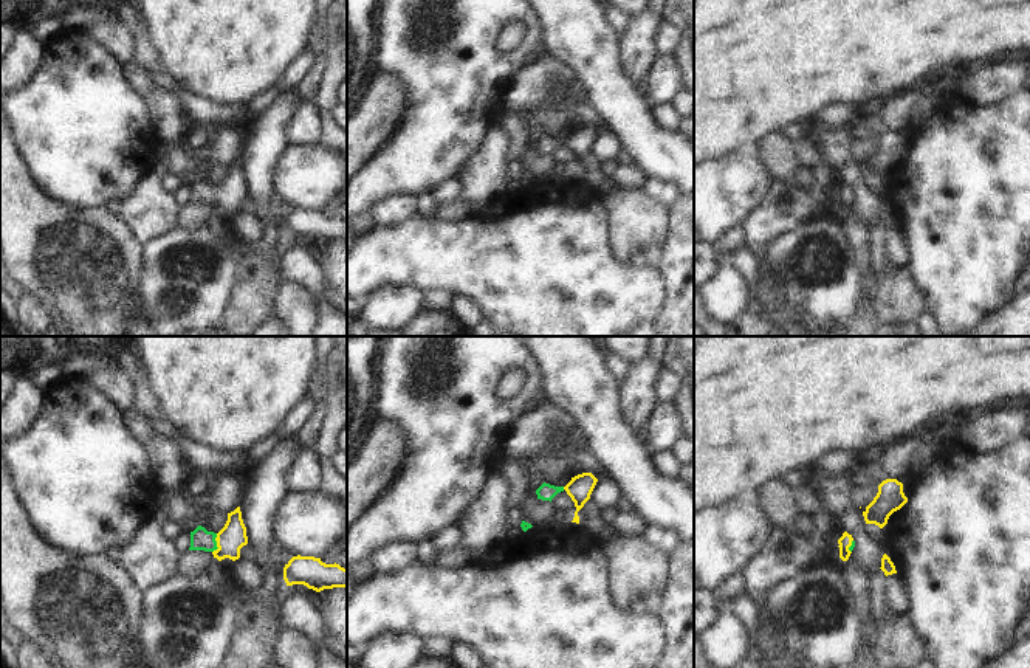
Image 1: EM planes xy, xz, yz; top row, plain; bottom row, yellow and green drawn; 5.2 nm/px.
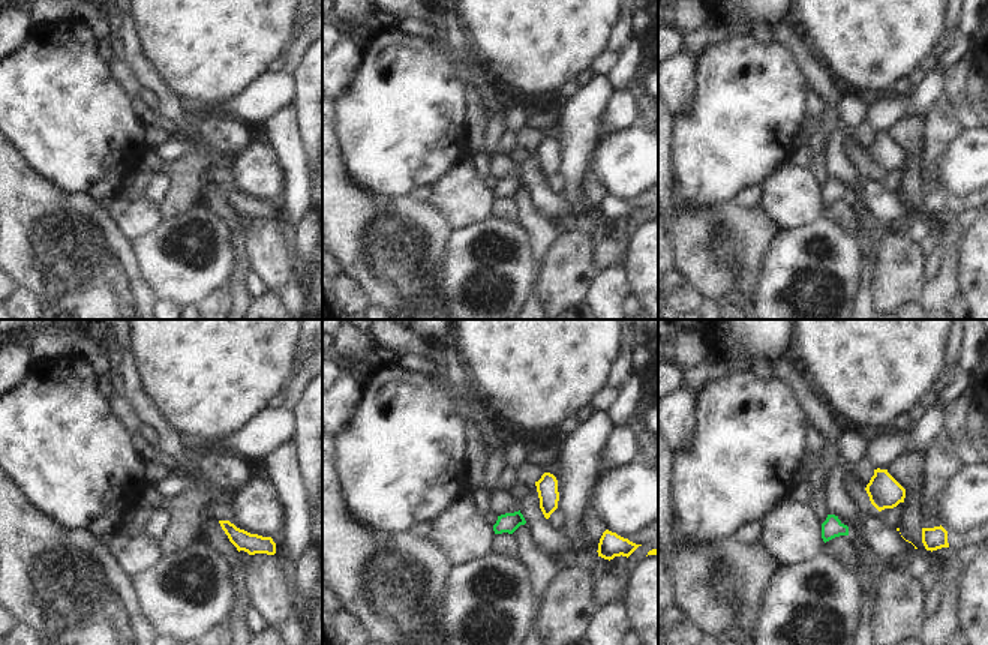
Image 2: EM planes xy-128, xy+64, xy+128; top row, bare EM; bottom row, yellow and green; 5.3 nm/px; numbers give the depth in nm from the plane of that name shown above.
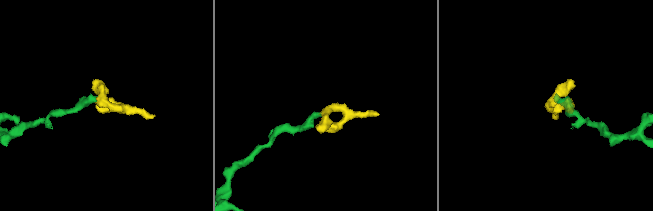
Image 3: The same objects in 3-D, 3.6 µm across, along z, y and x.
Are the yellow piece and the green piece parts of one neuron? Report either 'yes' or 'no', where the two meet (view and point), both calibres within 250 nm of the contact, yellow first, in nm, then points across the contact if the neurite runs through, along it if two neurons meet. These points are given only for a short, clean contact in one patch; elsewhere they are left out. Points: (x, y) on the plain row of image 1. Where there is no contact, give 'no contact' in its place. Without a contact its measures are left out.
yes; meets yellow in xy at (217, 196); 150 nm thick on the yellow side, 110 nm on the other; runs through xy (231, 191), (226, 196), (217, 196), (200, 191)

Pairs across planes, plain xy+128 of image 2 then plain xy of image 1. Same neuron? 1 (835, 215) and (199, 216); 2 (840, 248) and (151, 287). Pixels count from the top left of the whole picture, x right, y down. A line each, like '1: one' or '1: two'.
1: one
2: one

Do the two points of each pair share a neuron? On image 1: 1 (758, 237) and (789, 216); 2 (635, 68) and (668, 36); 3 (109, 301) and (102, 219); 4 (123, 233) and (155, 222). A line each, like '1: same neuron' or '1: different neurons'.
1: same neuron
2: different neurons
3: same neuron
4: different neurons

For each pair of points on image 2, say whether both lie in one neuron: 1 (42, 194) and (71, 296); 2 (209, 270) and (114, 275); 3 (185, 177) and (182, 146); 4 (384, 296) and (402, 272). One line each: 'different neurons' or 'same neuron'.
1: same neuron
2: different neurons
3: different neurons
4: same neuron

